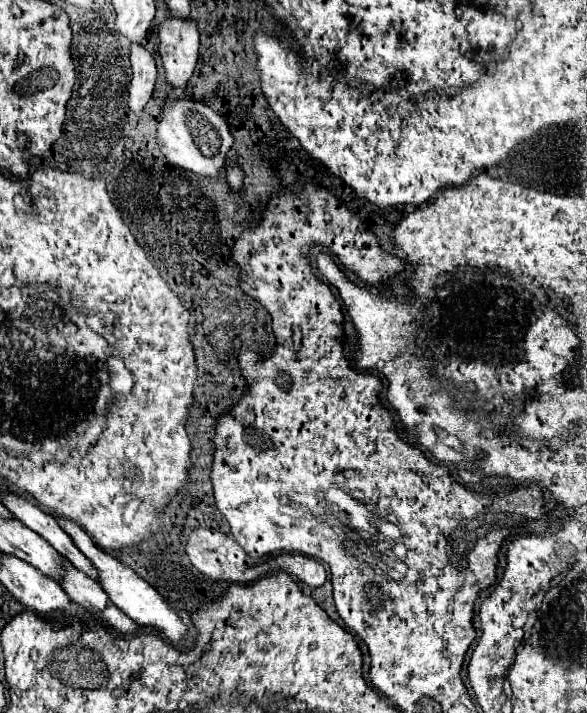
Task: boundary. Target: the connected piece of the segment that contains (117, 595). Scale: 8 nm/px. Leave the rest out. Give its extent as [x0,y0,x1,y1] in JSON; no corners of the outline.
[55,518,187,644]

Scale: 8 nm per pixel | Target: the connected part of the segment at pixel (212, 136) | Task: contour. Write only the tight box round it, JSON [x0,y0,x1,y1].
[157,98,233,180]

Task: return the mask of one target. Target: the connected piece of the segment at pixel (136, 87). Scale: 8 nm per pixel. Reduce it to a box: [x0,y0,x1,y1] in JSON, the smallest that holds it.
[129,44,157,114]

